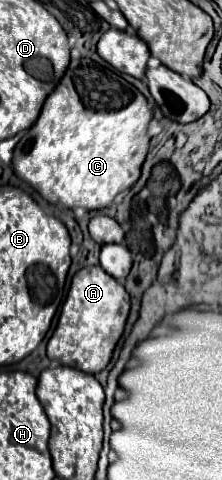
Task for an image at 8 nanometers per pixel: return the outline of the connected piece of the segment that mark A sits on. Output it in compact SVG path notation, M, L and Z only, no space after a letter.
M89 266L73 276L71 290L61 308L57 328L47 342L47 356L65 366L79 368L87 374L99 374L113 358L115 346L125 332L131 310L131 296L121 282L101 266Z

